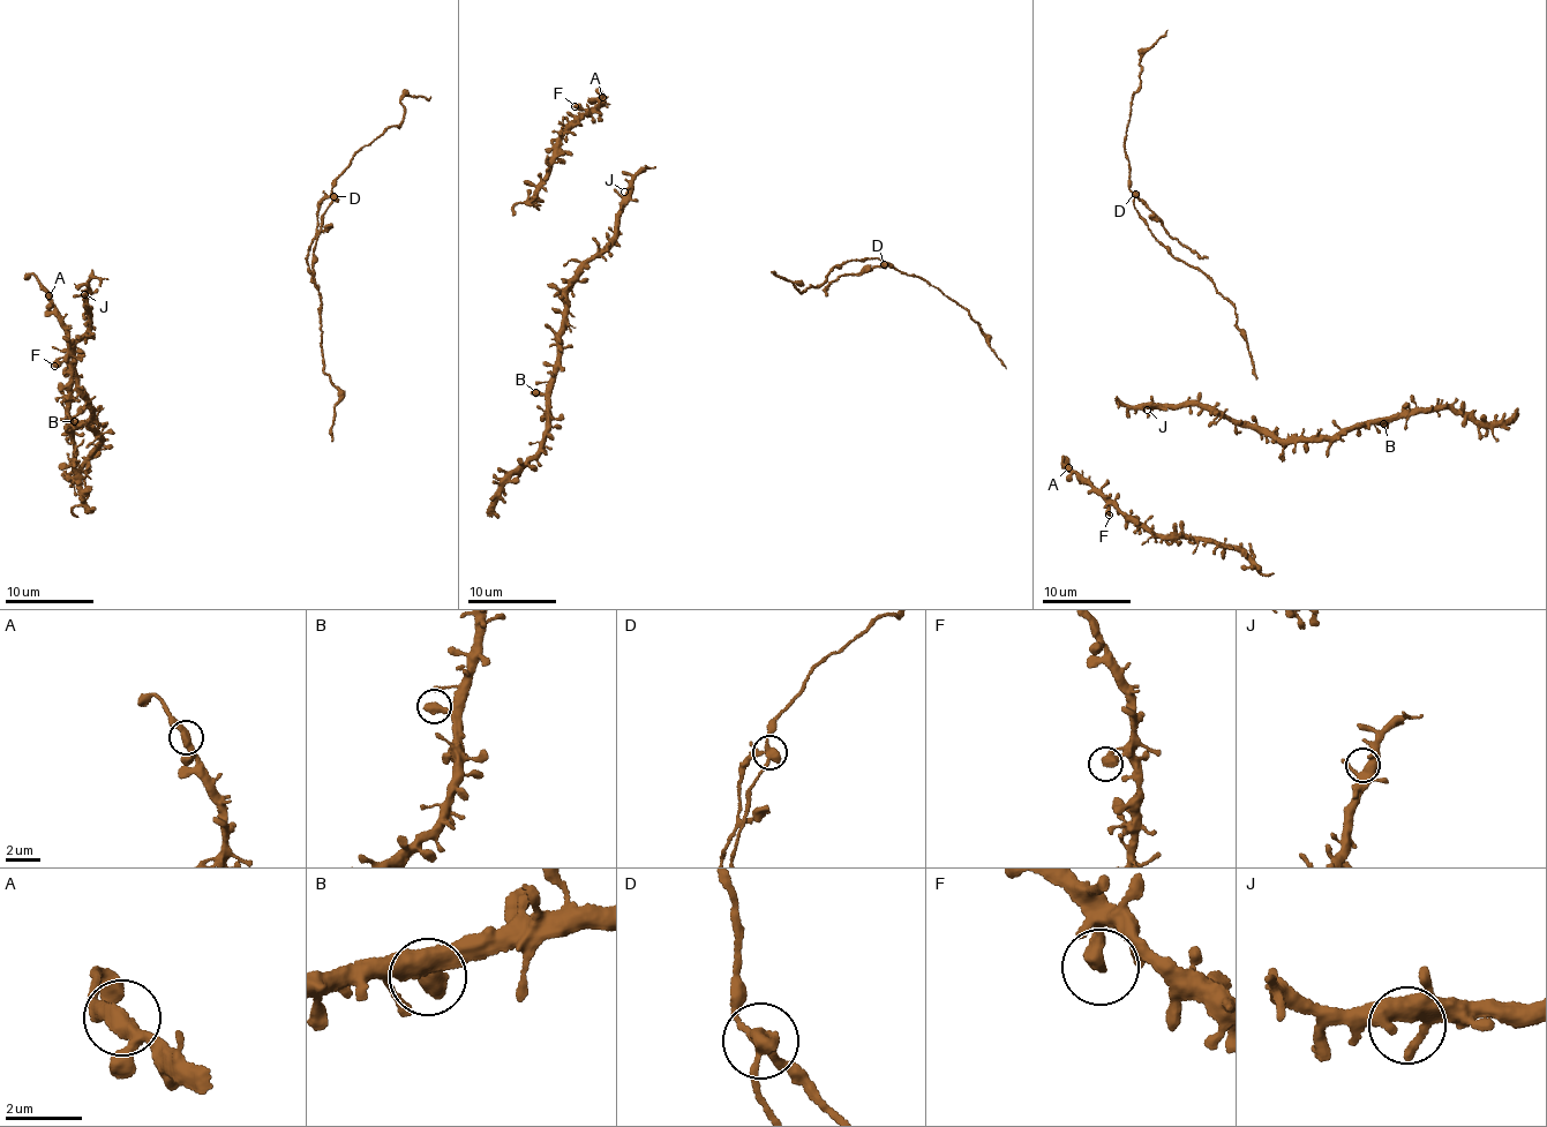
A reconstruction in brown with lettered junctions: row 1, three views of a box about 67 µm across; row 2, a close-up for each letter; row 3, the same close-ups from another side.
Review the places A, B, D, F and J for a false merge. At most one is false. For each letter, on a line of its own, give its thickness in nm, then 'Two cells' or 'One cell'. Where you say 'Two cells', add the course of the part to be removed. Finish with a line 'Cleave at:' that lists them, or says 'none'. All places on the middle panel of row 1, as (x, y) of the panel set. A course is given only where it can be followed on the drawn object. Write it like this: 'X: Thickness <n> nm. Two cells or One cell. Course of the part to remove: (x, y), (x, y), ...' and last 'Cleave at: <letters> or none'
A: Thickness 340 nm. One cell
B: Thickness 500 nm. One cell
D: Thickness 320 nm. Two cells. Course of the part to remove: (885, 264), (847, 273), (831, 283), (825, 295)
F: Thickness 500 nm. One cell
J: Thickness 400 nm. One cell
Cleave at: D

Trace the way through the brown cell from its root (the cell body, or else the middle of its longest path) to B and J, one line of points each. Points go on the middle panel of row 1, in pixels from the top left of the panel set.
B: (638, 202), (630, 201), (624, 208), (616, 242), (584, 264), (573, 282), (554, 374), (546, 392), (535, 392)
J: (638, 202), (624, 192)

